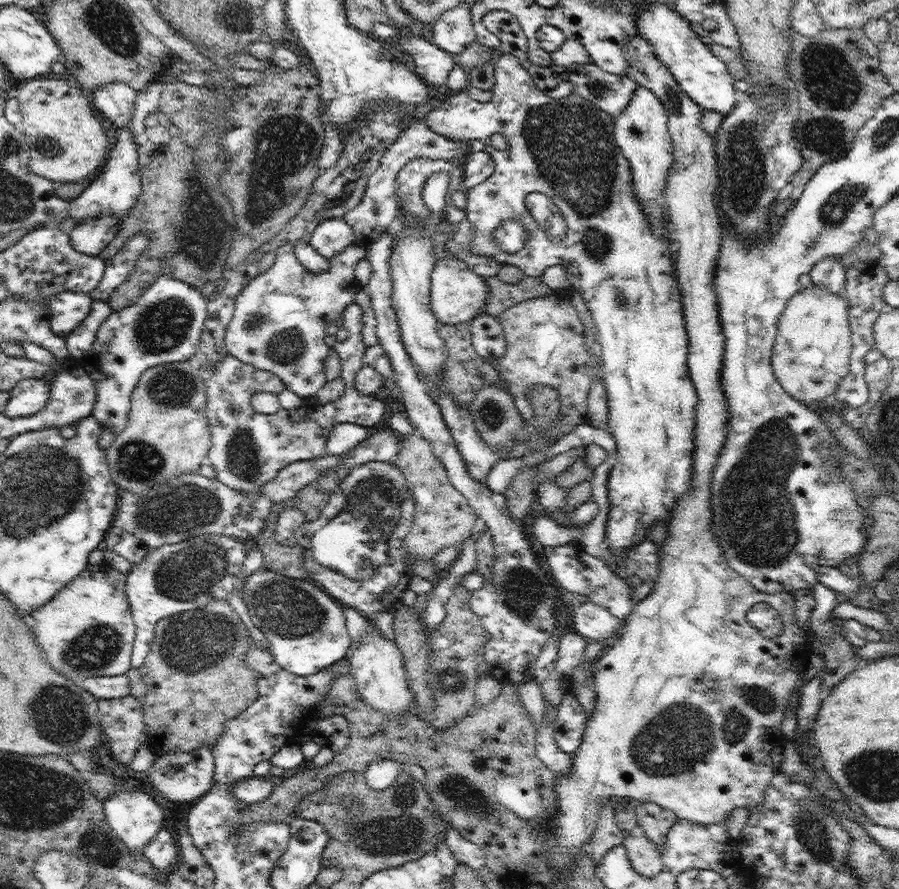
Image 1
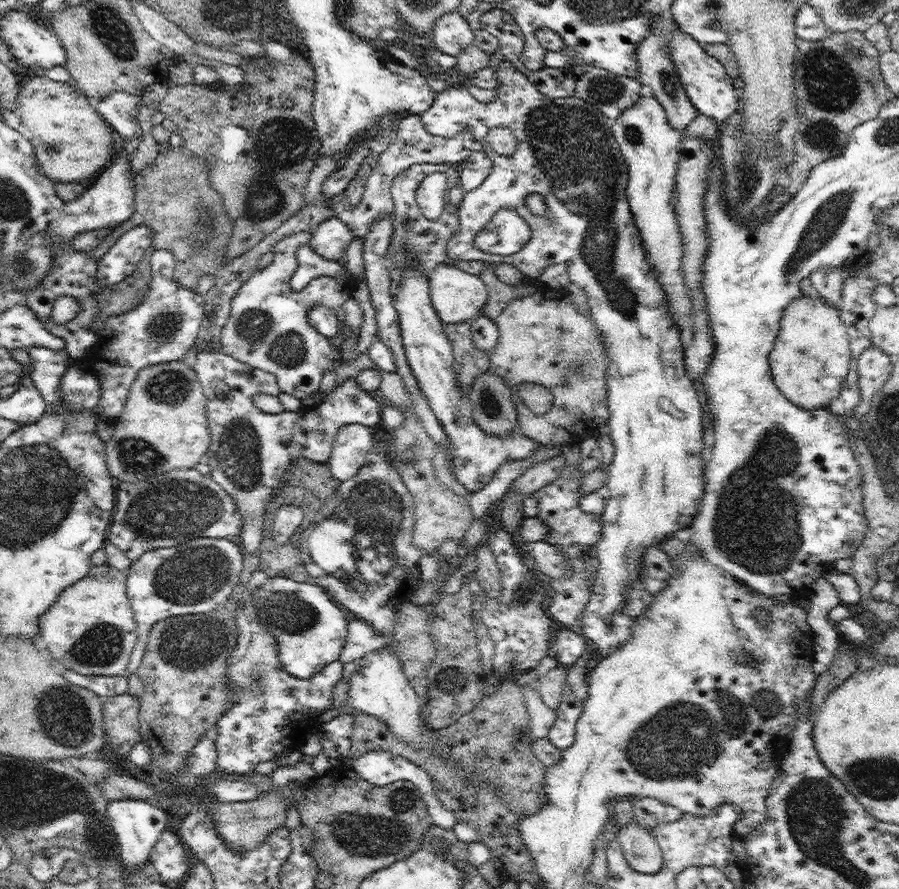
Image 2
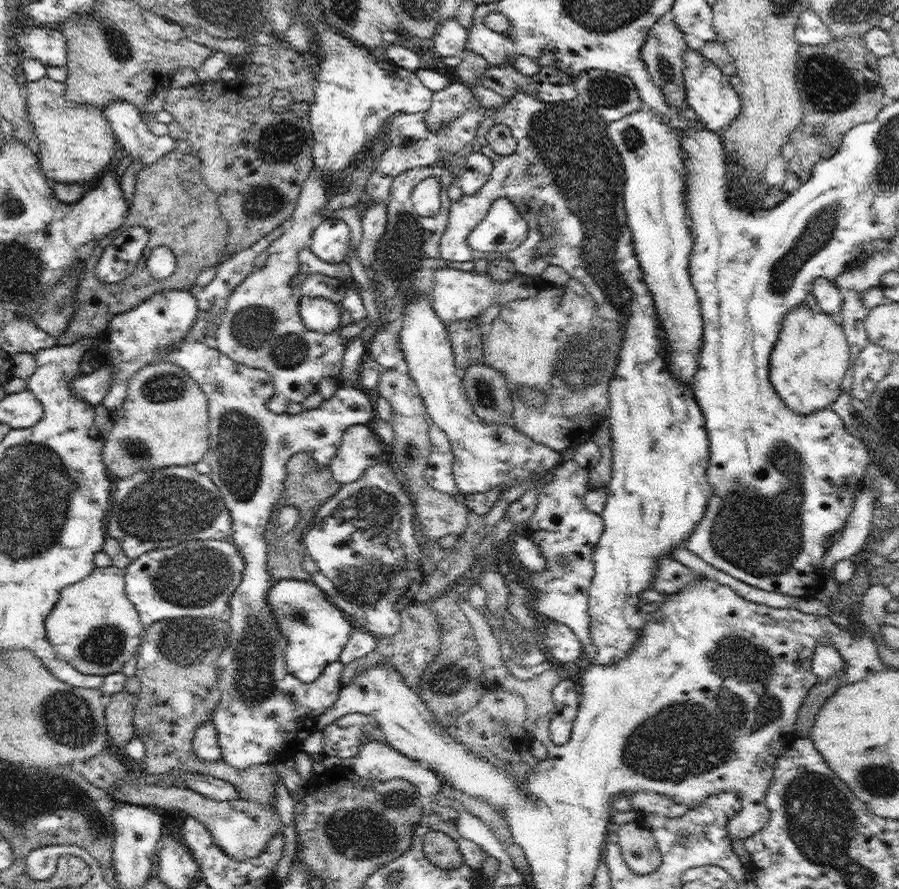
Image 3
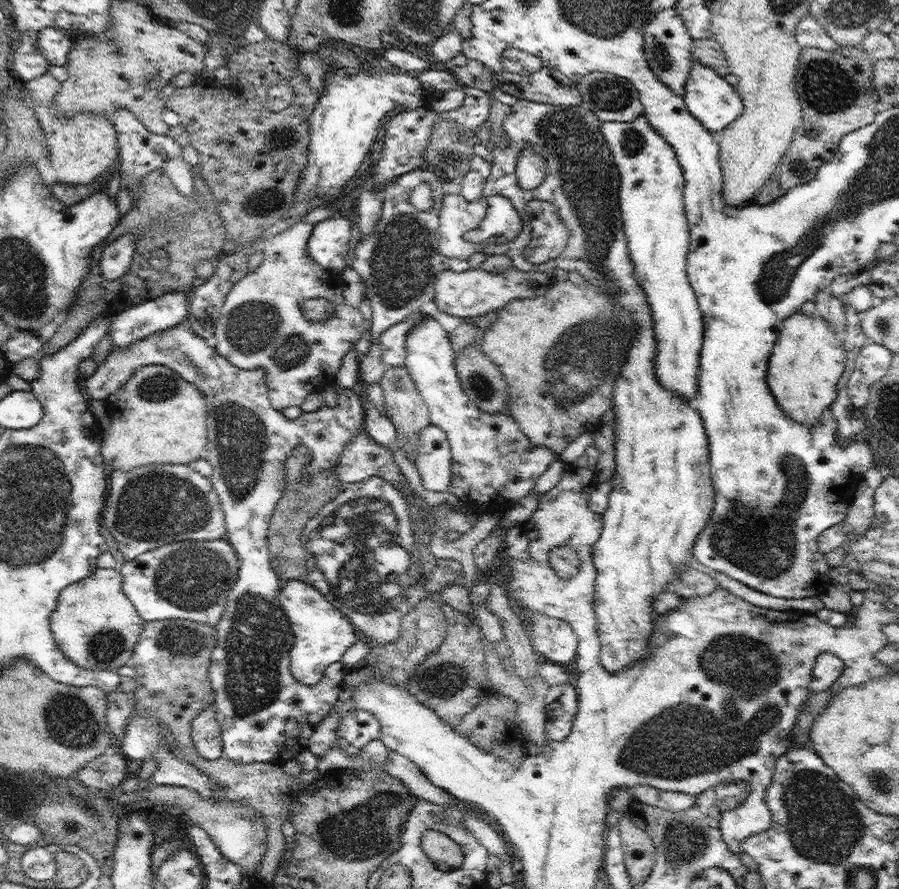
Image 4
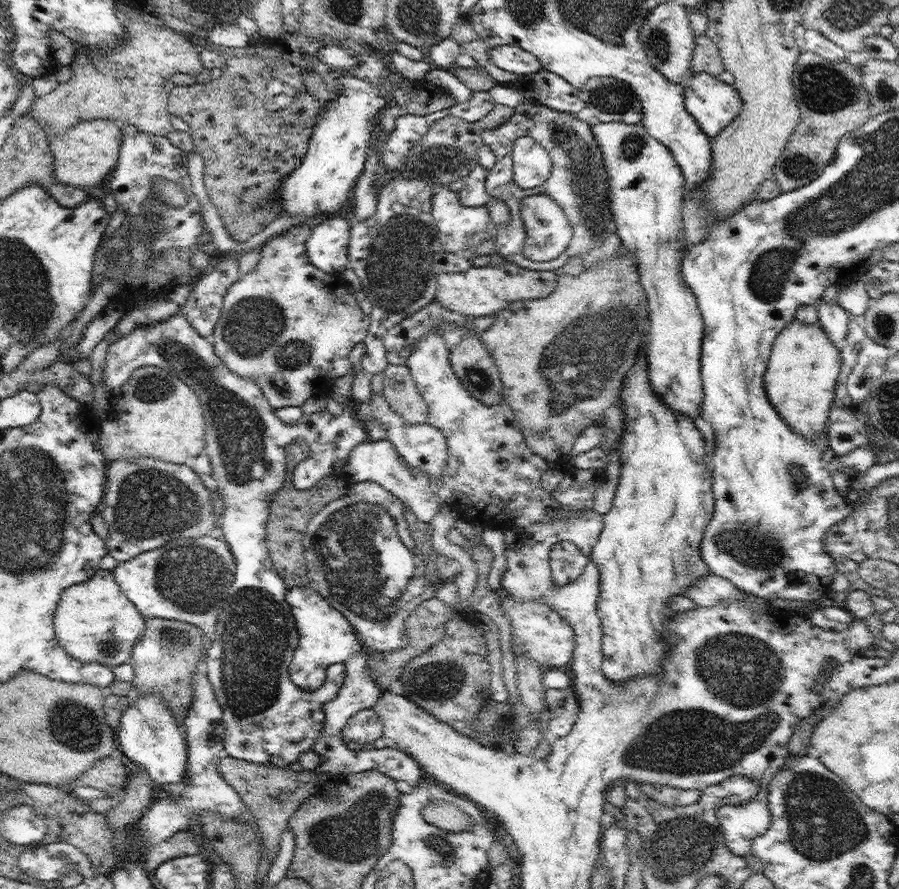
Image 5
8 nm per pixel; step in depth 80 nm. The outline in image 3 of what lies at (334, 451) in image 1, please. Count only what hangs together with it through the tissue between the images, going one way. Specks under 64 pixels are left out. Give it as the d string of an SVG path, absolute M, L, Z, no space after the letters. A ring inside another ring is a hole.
M368 425L349 426L339 446L329 467L332 477L341 486L356 482L366 474L366 469L378 463L388 465L382 457L384 447Z

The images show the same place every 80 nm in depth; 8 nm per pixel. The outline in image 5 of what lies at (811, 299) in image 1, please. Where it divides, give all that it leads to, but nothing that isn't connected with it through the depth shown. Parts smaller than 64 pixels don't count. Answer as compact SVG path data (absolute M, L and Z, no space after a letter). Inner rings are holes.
M794 319L774 340L764 375L765 391L790 428L807 439L826 433L836 394L836 379L842 368L839 349L828 340L819 322L815 325Z

